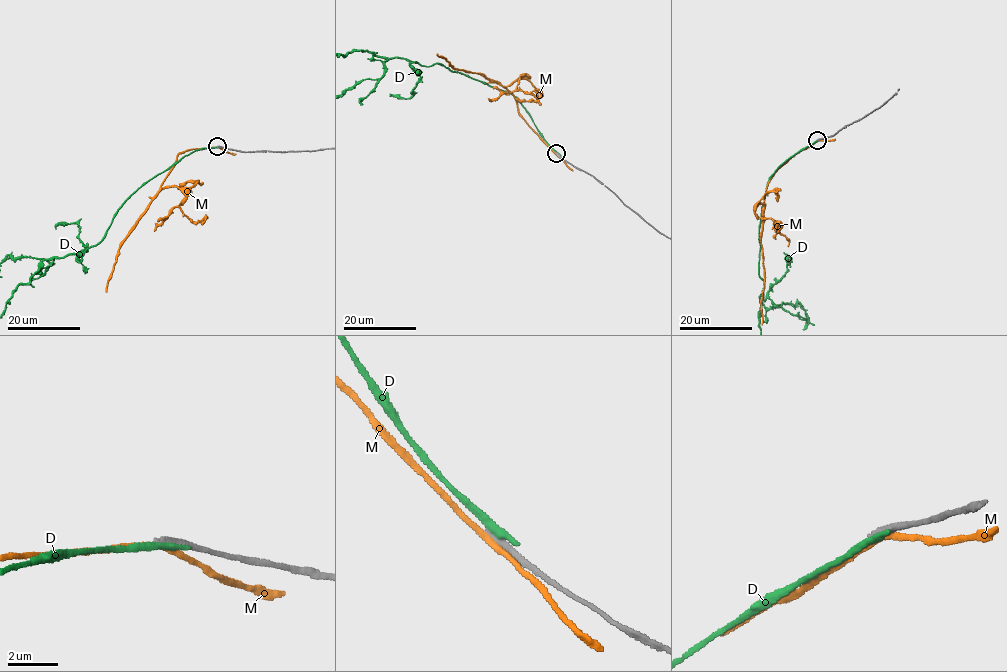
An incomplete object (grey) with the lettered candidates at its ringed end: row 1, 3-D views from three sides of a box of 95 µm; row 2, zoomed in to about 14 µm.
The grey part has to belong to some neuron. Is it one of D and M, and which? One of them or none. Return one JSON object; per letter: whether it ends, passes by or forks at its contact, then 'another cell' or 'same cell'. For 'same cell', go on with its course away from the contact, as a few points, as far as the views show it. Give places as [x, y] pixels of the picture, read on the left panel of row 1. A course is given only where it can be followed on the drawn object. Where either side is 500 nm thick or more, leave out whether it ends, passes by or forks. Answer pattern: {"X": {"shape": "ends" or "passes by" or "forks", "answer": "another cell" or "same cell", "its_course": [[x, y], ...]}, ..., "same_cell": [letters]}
{"D": {"shape": "ends", "answer": "another cell"}, "M": {"shape": "passes by", "answer": "another cell"}, "same_cell": []}

